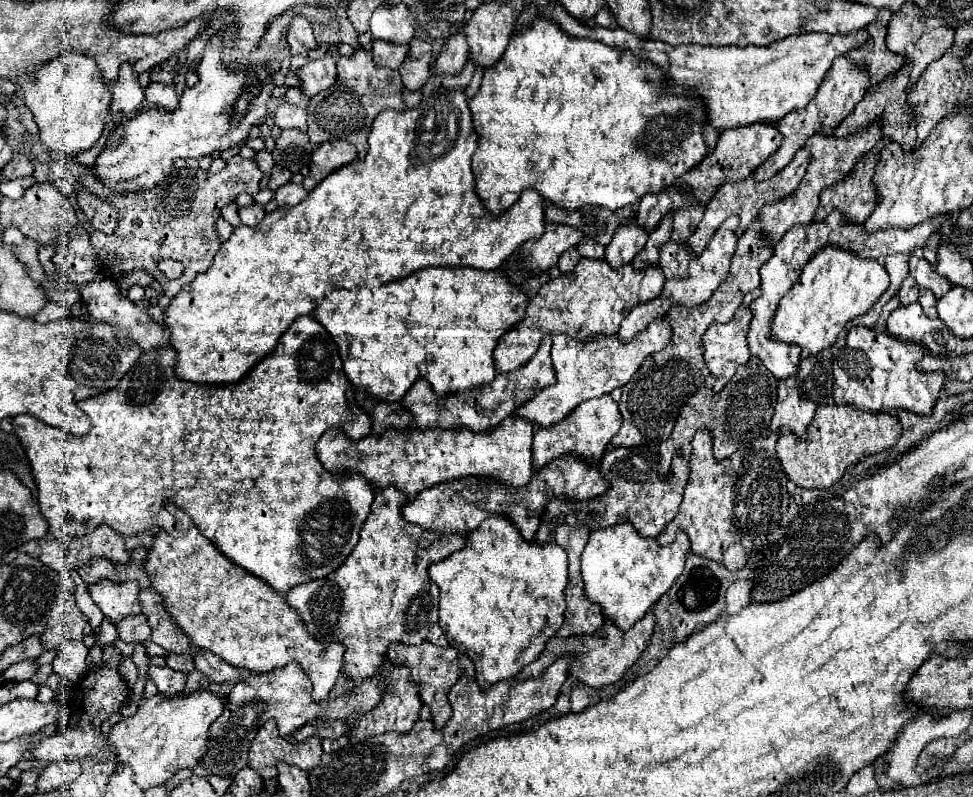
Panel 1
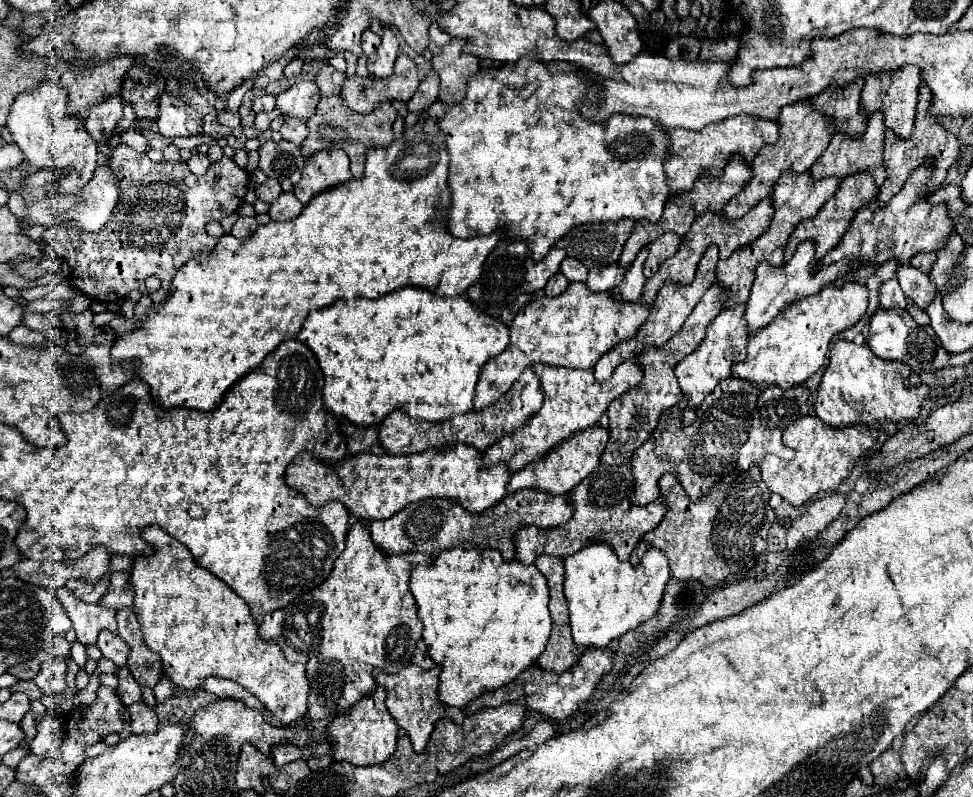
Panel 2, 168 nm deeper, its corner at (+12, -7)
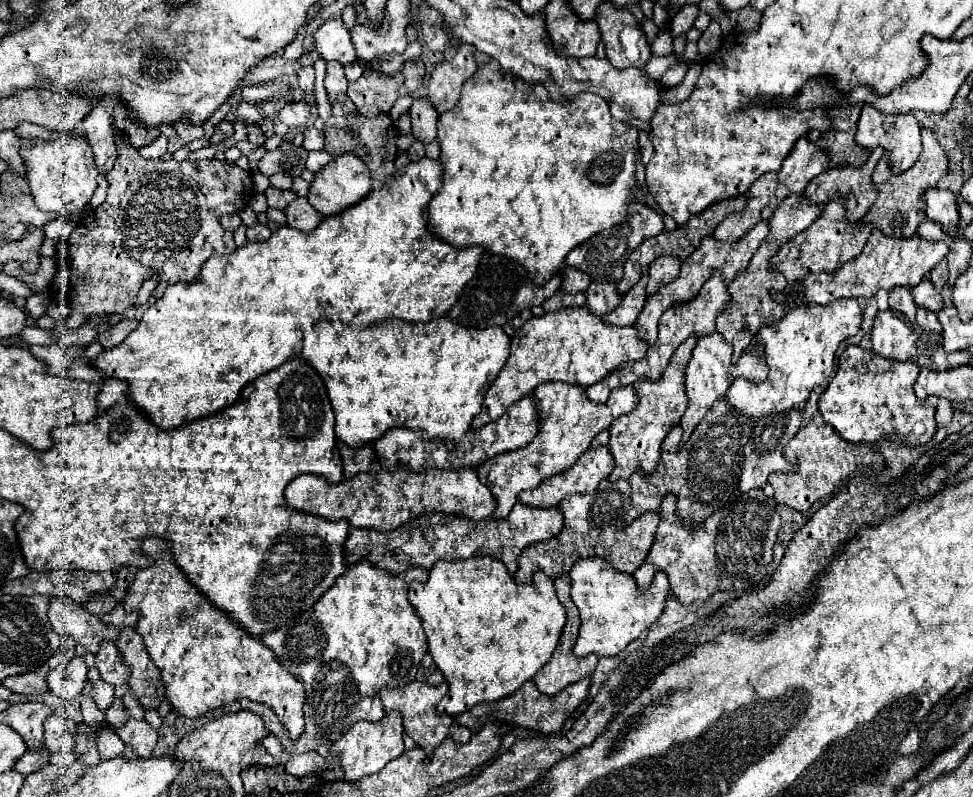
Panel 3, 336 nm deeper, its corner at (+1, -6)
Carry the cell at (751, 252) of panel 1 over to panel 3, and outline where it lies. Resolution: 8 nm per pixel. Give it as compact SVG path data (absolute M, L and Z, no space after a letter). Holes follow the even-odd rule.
M688 339L676 349L676 355L672 355L672 363L666 367L660 381L646 383L646 379L642 379L640 383L634 385L634 391L636 391L636 397L638 397L636 409L628 415L622 415L608 429L610 431L608 451L610 451L610 455L614 457L614 463L616 463L612 475L608 477L610 481L628 479L638 469L644 475L652 475L652 471L660 463L662 441L668 435L668 431L680 423L684 407L688 403L688 399L684 395L684 373L686 373L688 359L692 357L694 345L696 345L696 339Z

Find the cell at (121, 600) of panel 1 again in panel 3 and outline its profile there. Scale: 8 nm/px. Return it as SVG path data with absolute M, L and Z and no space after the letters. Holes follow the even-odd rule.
M52 599L48 619L58 635L72 637L76 645L82 645L92 655L96 655L96 651L100 649L104 623L100 623L100 619L84 607L78 607L72 601Z

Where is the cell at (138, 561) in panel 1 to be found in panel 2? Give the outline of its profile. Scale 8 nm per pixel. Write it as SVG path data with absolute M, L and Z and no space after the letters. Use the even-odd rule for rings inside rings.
M113 572L109 576L111 584L109 584L109 592L105 594L105 598L101 600L103 606L107 608L125 608L125 606L131 606L133 602L133 588L129 586L129 572Z

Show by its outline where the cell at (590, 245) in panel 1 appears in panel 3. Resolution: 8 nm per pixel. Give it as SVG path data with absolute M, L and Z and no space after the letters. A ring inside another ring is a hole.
M570 267L564 269L560 291L564 291L564 293L578 293L578 291L586 291L588 285L590 285L588 275L584 275L582 271L570 269Z

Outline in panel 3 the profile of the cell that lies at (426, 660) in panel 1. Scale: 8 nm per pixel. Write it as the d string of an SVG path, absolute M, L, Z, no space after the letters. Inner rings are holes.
M410 683L408 687L398 687L398 689L386 689L380 693L384 711L400 711L402 713L402 721L404 721L404 733L408 737L414 739L414 743L418 747L422 747L426 751L426 757L430 757L434 753L434 749L450 735L452 727L454 727L454 719L450 715L438 715L436 713L436 705L440 703L440 699L446 695L448 685L442 683L438 687L426 685L426 683Z

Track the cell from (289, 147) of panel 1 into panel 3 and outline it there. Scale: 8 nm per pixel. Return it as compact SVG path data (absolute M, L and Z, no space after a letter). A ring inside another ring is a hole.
M284 141L278 149L268 151L260 161L258 161L258 171L266 177L274 173L284 173L290 177L300 177L302 171L306 169L306 155L308 151L304 147L296 147L288 141Z

